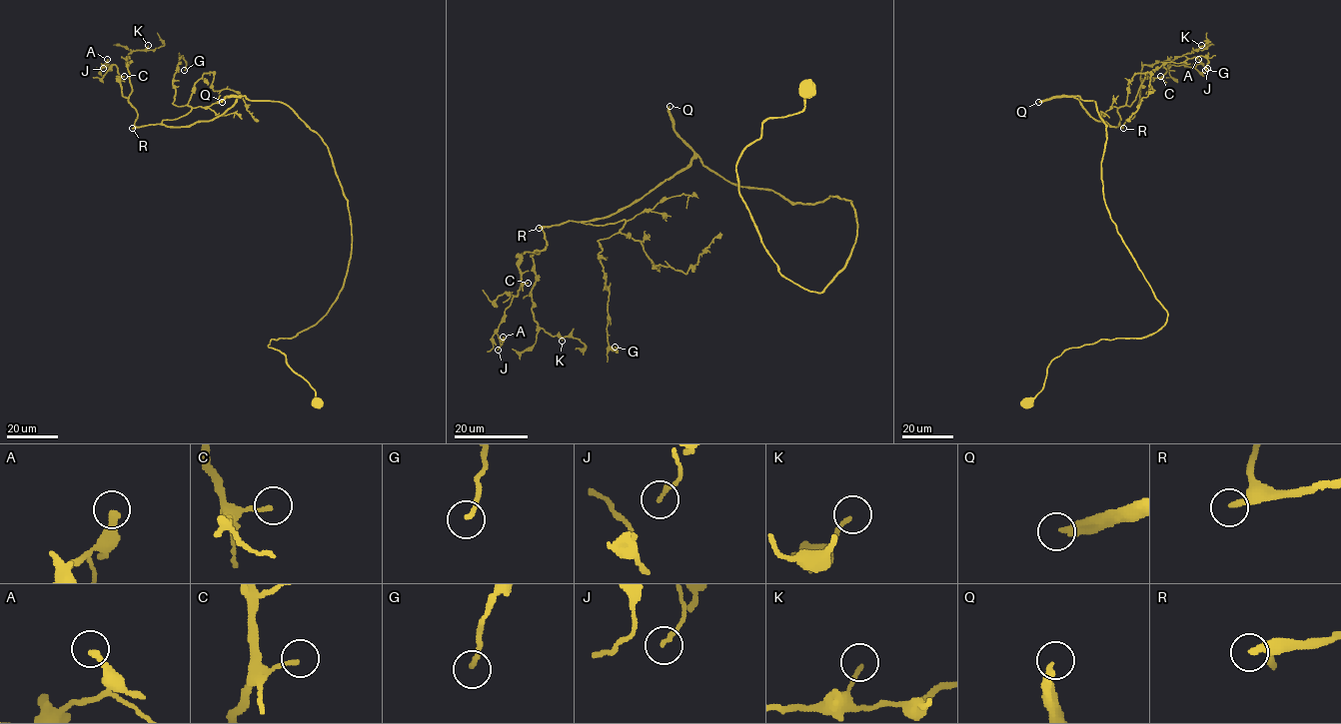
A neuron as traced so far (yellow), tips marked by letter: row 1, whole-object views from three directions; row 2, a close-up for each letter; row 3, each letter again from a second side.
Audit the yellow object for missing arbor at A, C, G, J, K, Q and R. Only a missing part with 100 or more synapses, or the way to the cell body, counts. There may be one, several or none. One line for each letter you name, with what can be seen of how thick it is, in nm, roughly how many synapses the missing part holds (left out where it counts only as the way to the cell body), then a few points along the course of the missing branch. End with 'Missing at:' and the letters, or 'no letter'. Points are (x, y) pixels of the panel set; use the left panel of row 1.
Q: calibre 320 nm; 450 synapses
R: calibre 280 nm; 300 synapses; course (132, 128), (119, 128), (101, 107), (75, 91), (57, 99), (51, 93), (53, 84), (63, 88)
Missing at: Q, R

